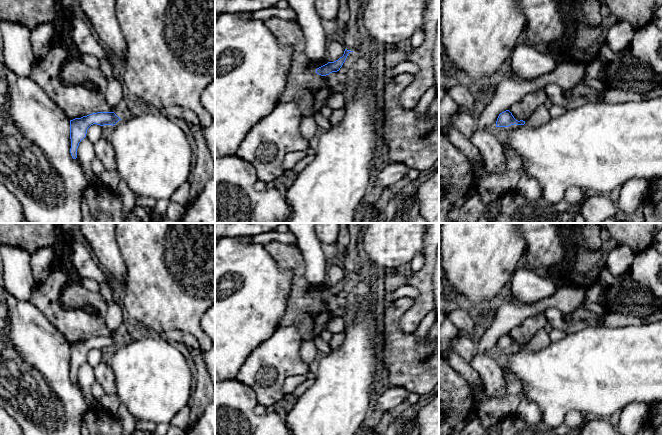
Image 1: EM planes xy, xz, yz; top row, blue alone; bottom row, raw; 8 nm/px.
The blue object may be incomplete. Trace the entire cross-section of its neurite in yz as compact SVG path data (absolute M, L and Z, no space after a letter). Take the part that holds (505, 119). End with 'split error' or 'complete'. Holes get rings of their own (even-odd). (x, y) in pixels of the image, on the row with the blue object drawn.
M506 110L499 114L497 121L496 121L496 127L509 127L511 125L524 125L525 121L523 120L516 120L512 113L509 110Z; complete

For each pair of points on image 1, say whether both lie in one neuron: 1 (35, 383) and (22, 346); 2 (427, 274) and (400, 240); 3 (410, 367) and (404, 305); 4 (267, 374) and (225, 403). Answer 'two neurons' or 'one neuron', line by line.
1: one neuron
2: two neurons
3: one neuron
4: two neurons

